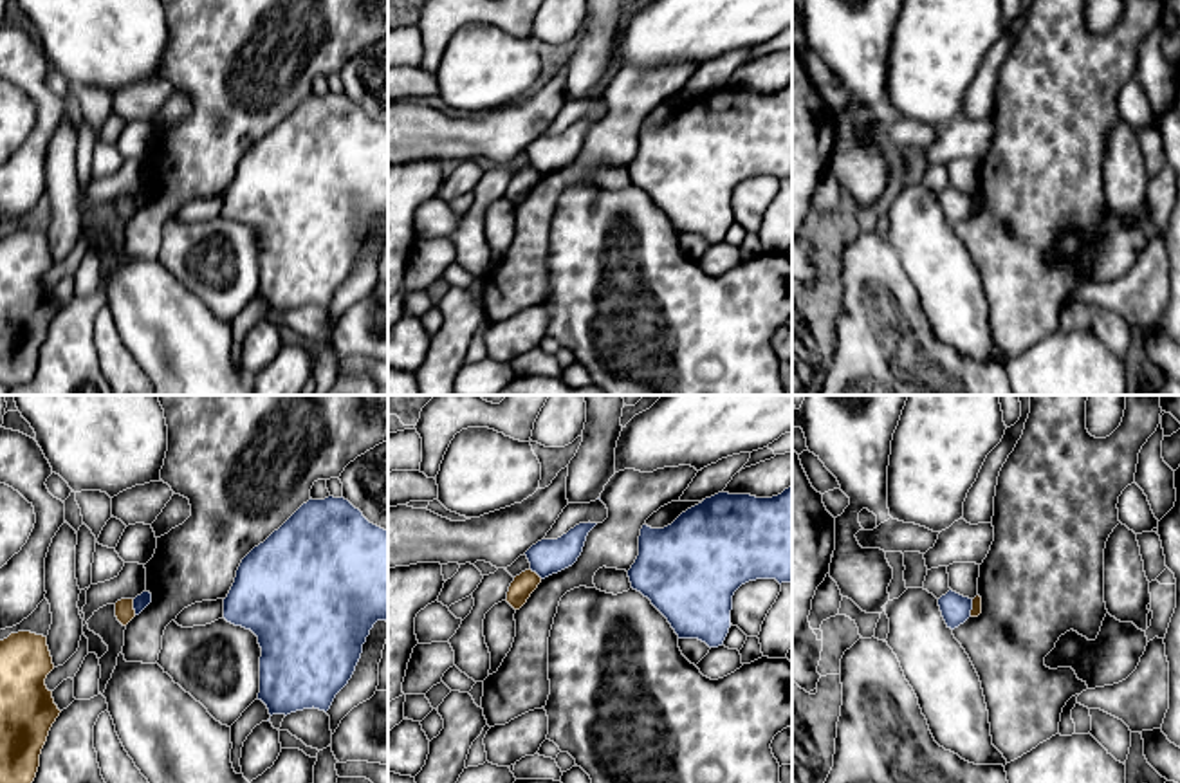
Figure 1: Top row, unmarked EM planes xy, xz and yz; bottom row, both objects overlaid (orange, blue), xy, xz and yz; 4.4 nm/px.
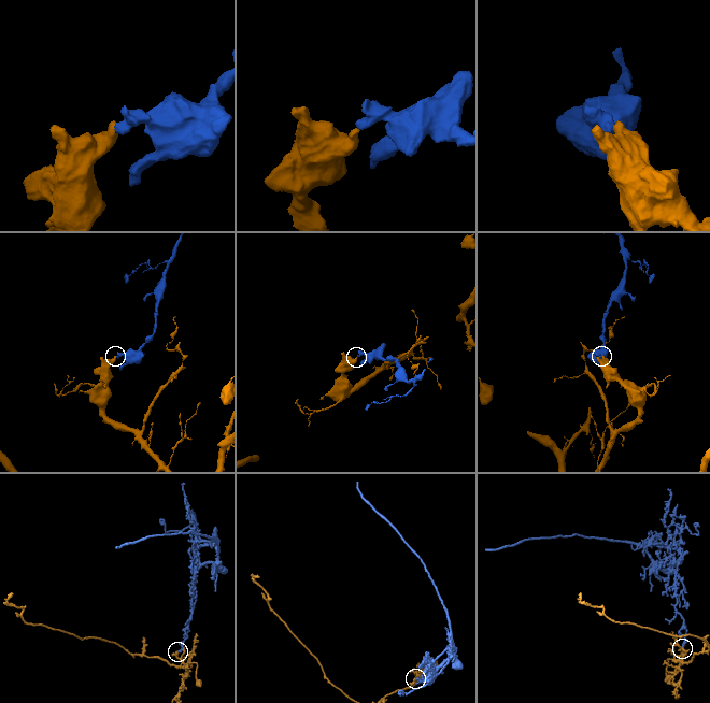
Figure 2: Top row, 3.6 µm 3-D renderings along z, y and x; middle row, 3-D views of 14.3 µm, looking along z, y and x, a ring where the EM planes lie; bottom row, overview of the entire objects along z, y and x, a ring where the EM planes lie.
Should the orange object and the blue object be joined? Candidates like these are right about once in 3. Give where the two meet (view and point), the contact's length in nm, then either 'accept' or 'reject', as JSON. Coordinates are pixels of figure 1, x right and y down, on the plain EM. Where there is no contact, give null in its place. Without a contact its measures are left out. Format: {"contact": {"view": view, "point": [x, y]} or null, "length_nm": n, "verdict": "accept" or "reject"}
{"contact": {"view": "xy", "point": [132, 202]}, "length_nm": 70, "verdict": "reject"}

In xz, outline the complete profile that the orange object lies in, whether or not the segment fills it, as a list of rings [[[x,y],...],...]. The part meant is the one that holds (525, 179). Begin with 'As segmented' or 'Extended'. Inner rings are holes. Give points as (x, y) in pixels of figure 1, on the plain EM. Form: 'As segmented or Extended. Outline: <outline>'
As segmented. Outline: [[[530,164],[521,168],[511,179],[505,197],[514,206],[520,206],[527,198],[530,189],[538,184],[539,179],[541,179],[541,173],[536,168],[532,168]]]

